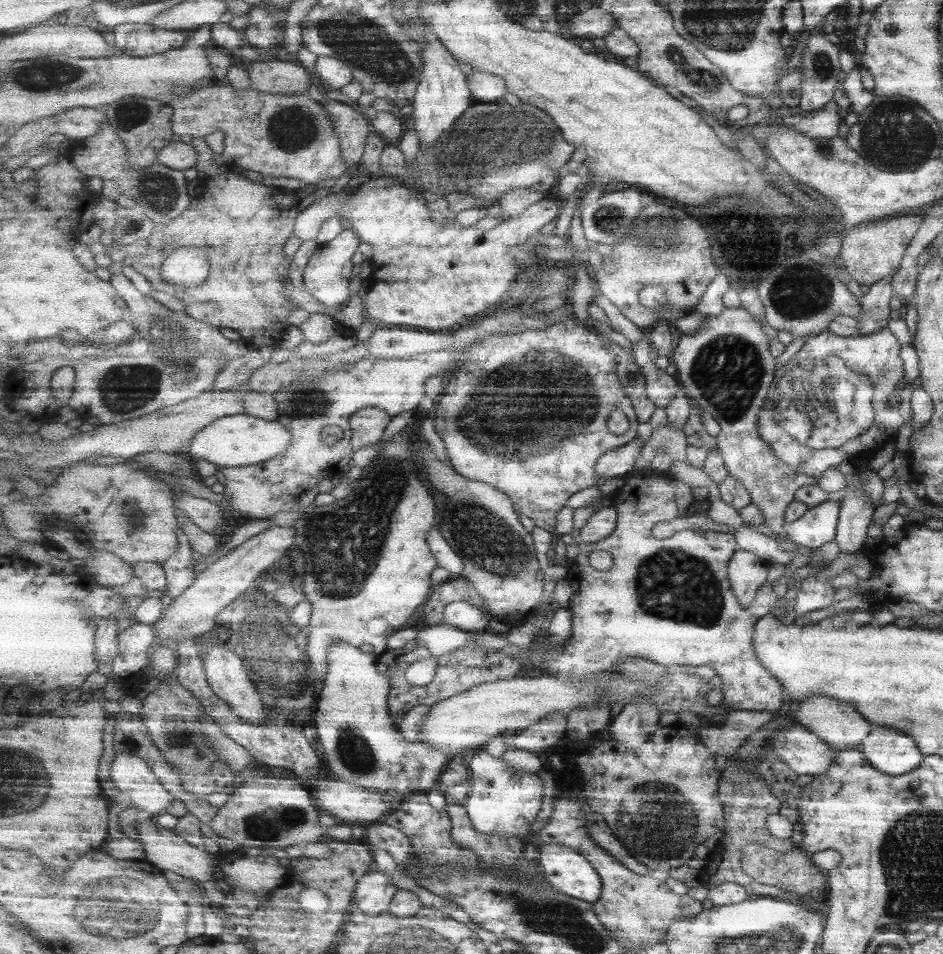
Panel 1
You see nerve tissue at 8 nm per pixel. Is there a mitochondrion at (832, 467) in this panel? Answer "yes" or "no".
no

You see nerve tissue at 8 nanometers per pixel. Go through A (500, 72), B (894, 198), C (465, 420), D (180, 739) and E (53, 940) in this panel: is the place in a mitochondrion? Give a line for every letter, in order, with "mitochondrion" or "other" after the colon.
A: other
B: other
C: mitochondrion
D: mitochondrion
E: other

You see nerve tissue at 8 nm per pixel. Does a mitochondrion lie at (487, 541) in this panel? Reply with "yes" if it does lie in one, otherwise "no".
yes

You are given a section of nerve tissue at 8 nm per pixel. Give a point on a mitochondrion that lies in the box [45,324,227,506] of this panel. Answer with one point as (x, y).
(123, 391)

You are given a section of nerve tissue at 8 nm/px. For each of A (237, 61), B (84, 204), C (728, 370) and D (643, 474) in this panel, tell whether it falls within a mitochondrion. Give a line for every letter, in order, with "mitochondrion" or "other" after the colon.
A: other
B: other
C: mitochondrion
D: other

